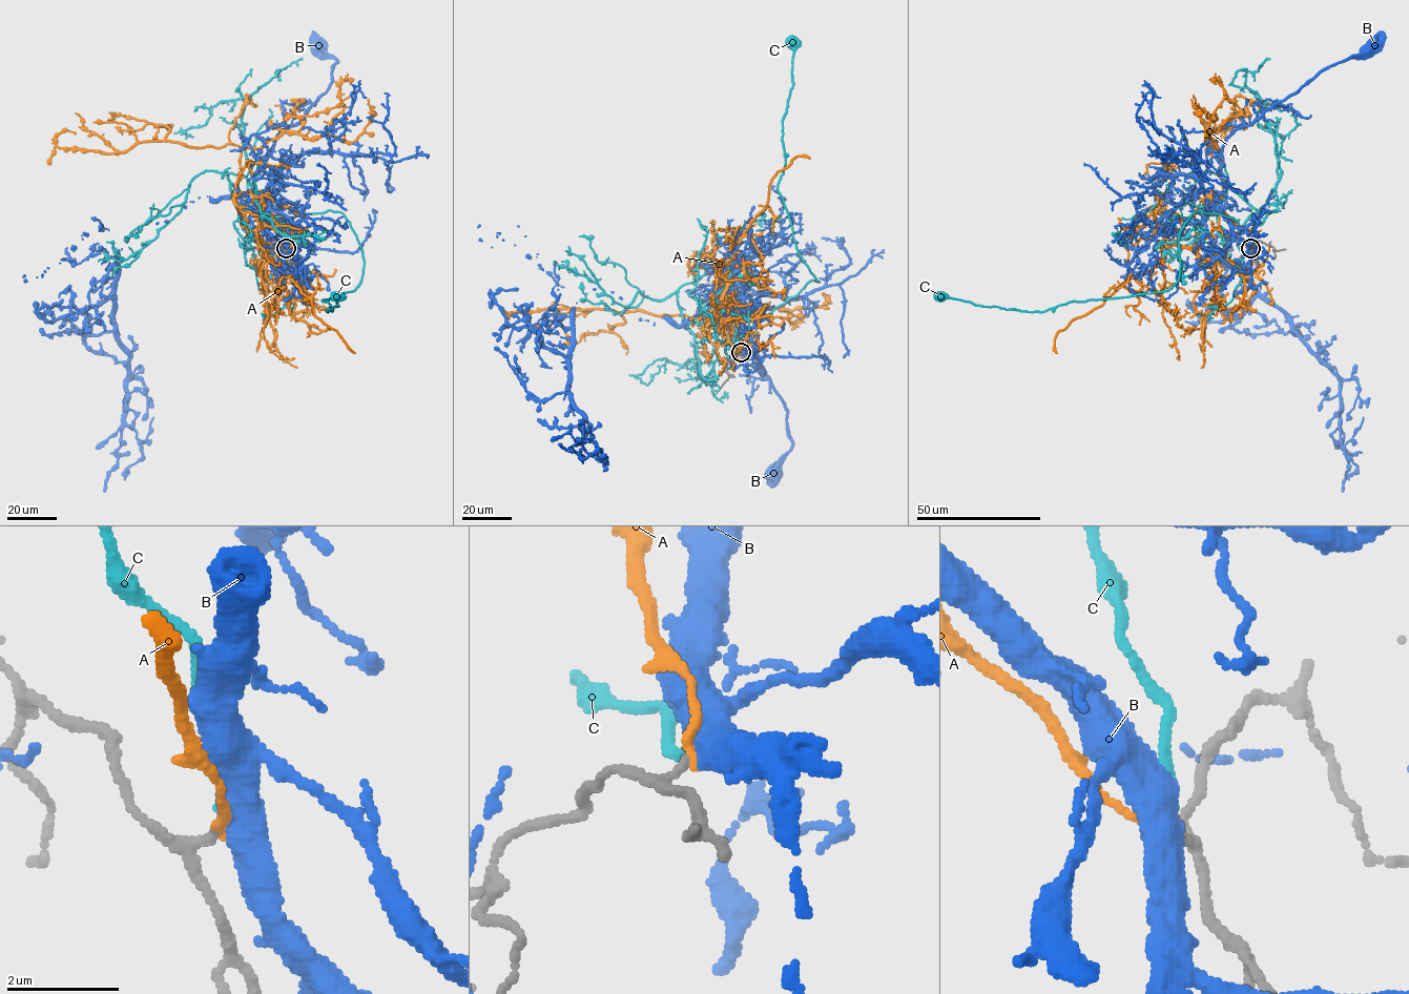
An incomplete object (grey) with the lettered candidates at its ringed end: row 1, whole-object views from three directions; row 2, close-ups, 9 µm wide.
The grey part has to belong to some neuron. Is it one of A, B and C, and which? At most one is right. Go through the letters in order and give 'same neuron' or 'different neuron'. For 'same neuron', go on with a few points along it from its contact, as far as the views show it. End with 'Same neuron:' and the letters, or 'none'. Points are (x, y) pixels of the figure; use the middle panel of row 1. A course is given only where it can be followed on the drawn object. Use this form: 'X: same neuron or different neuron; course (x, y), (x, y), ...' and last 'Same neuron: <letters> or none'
A: different neuron
B: different neuron
C: same neuron; course (741, 352), (731, 340), (819, 282), (798, 250), (778, 189), (785, 165), (791, 42)
Same neuron: C

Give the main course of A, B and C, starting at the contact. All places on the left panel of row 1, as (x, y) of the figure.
A: (286, 249), (255, 203), (271, 246), (243, 226), (237, 145), (57, 145), (61, 132), (74, 133)
B: (286, 249), (283, 221), (255, 192), (254, 183), (277, 135), (294, 125), (332, 81), (337, 62), (316, 47)
C: (286, 249), (278, 223), (340, 212), (364, 262), (354, 290), (323, 301), (327, 312), (336, 296)

